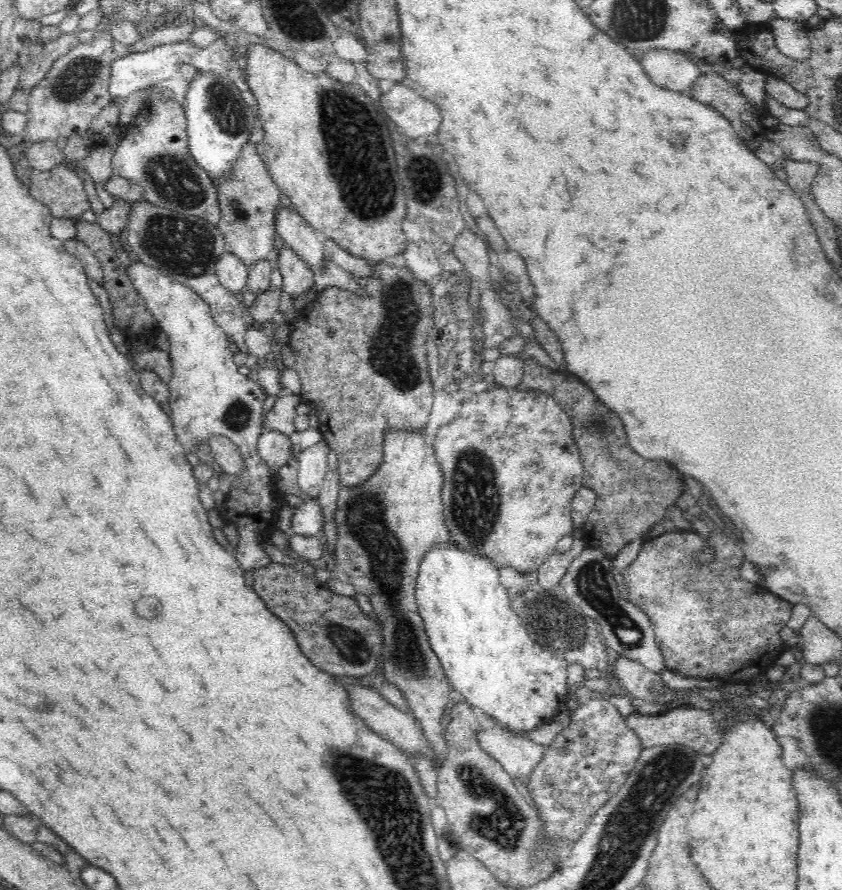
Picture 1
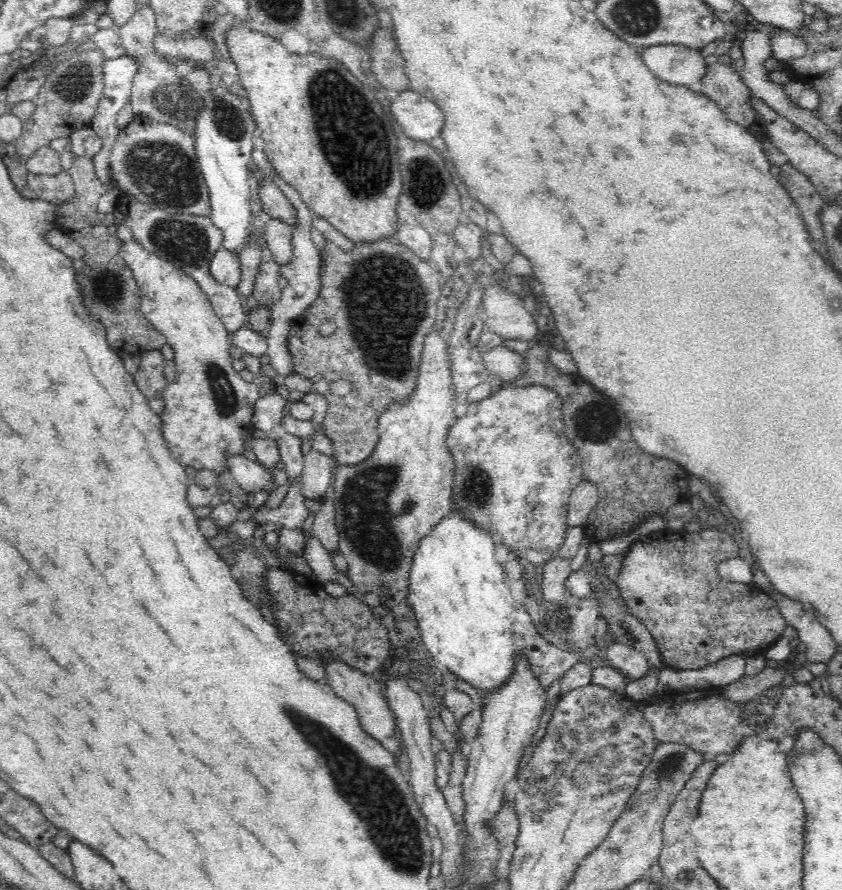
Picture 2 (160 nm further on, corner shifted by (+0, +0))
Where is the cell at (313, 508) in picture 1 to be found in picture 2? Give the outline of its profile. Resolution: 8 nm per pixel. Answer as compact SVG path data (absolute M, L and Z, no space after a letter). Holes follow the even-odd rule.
M284 504L274 510L261 506L256 511L255 521L260 525L266 525L269 522L279 524L284 529L298 529L304 531L306 520L310 518L310 510L306 508L306 504Z

